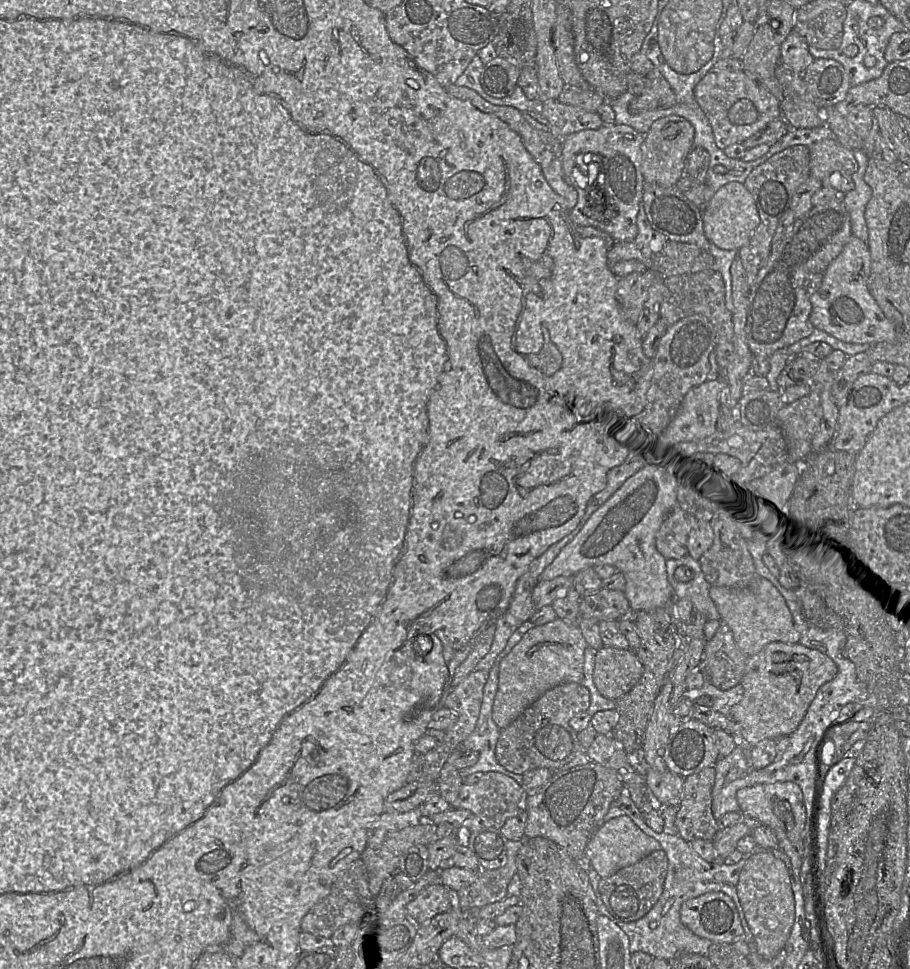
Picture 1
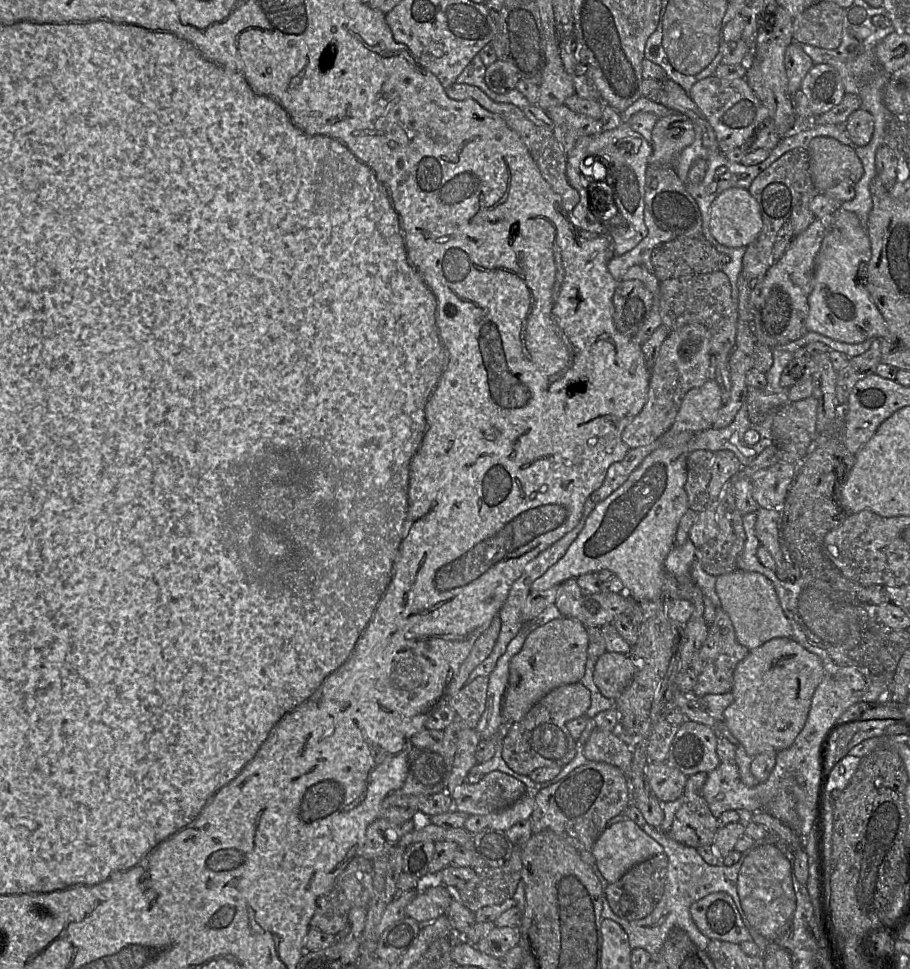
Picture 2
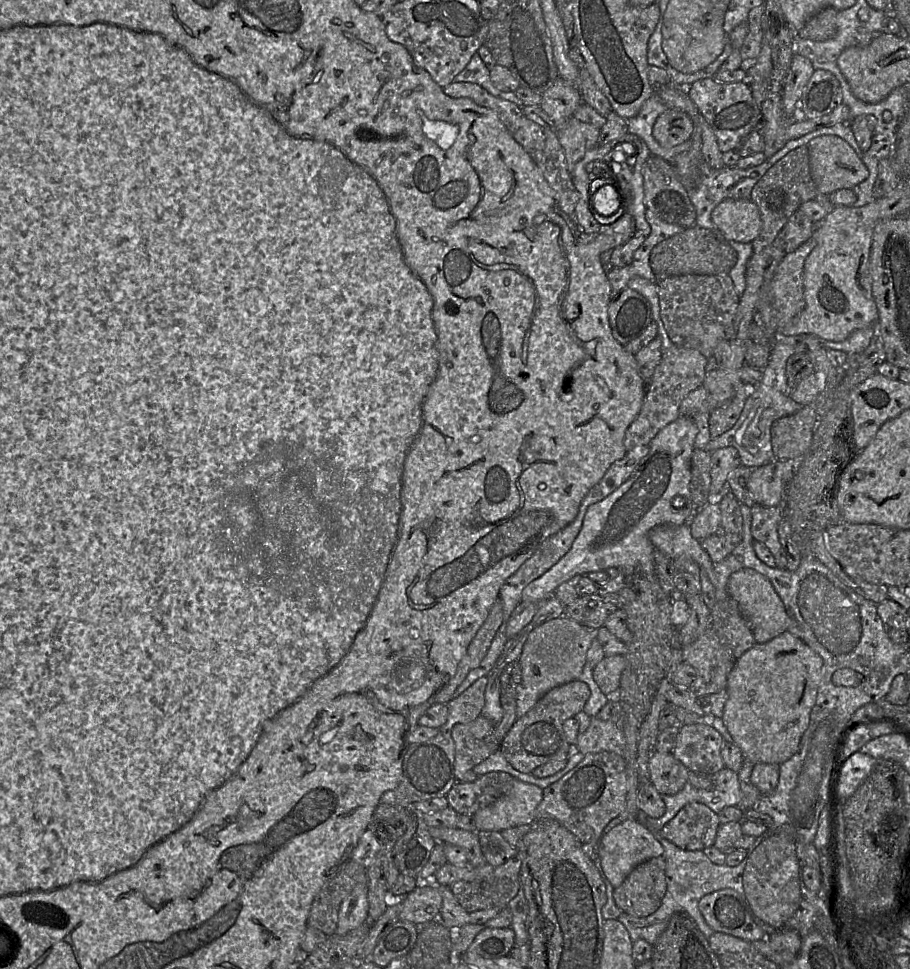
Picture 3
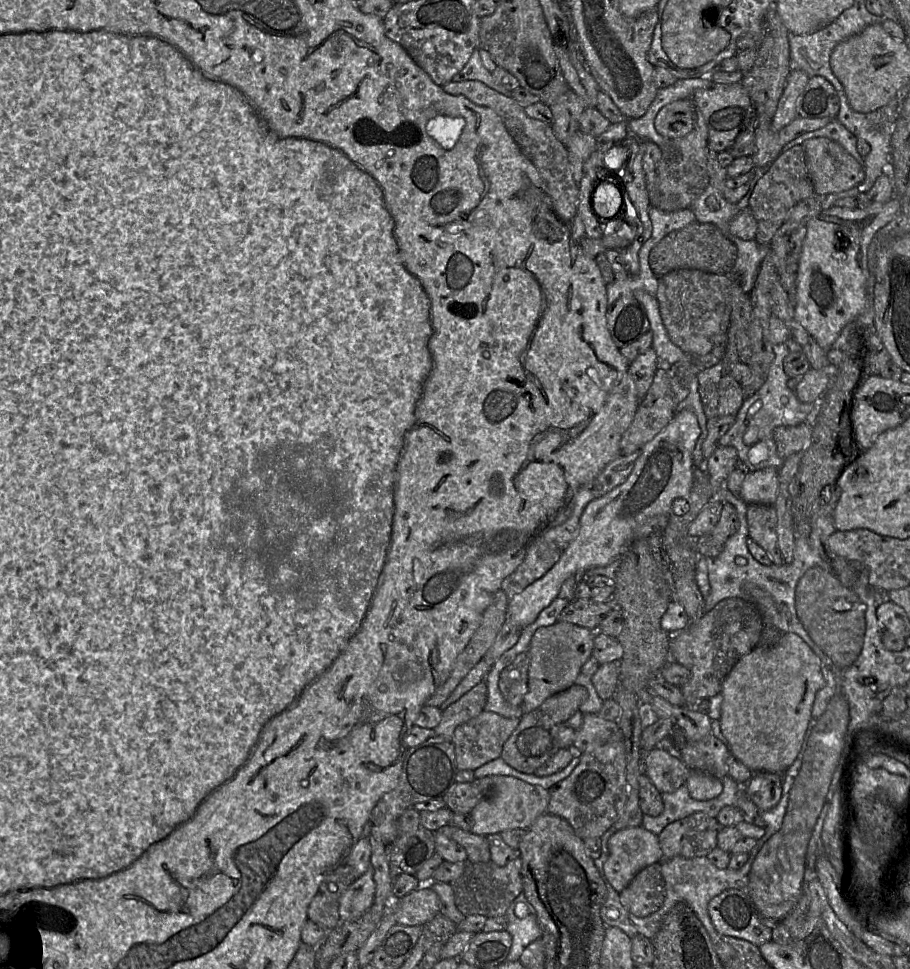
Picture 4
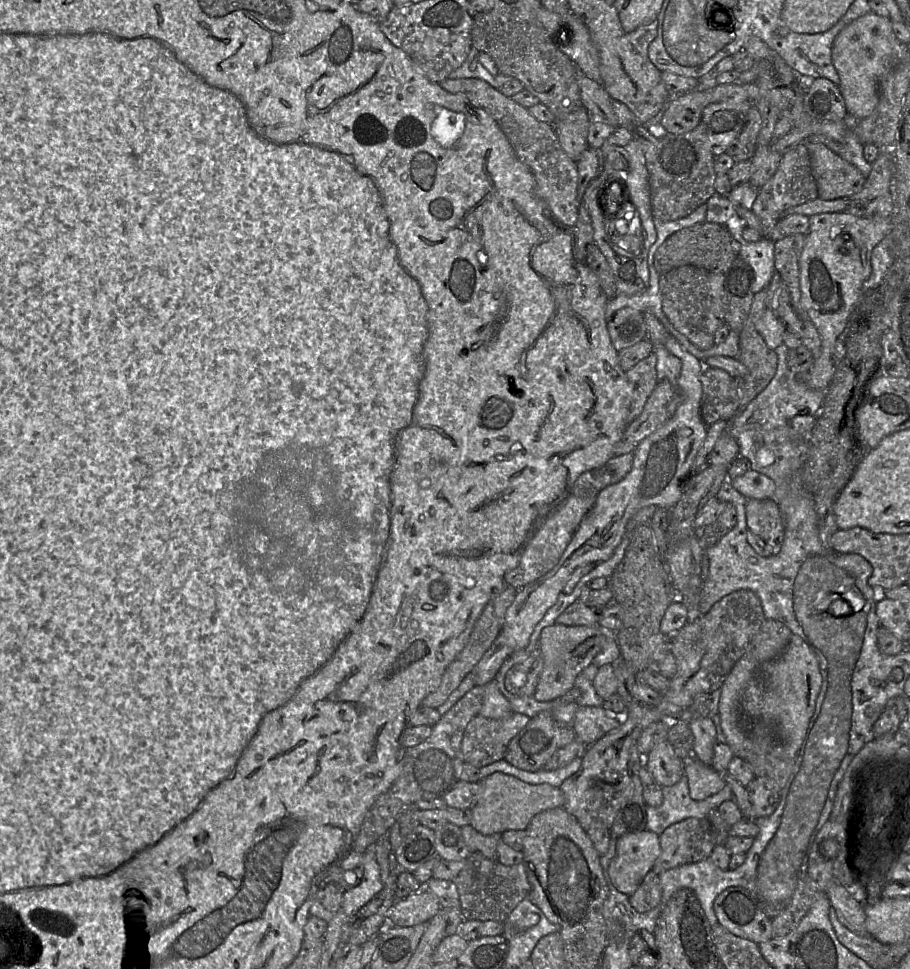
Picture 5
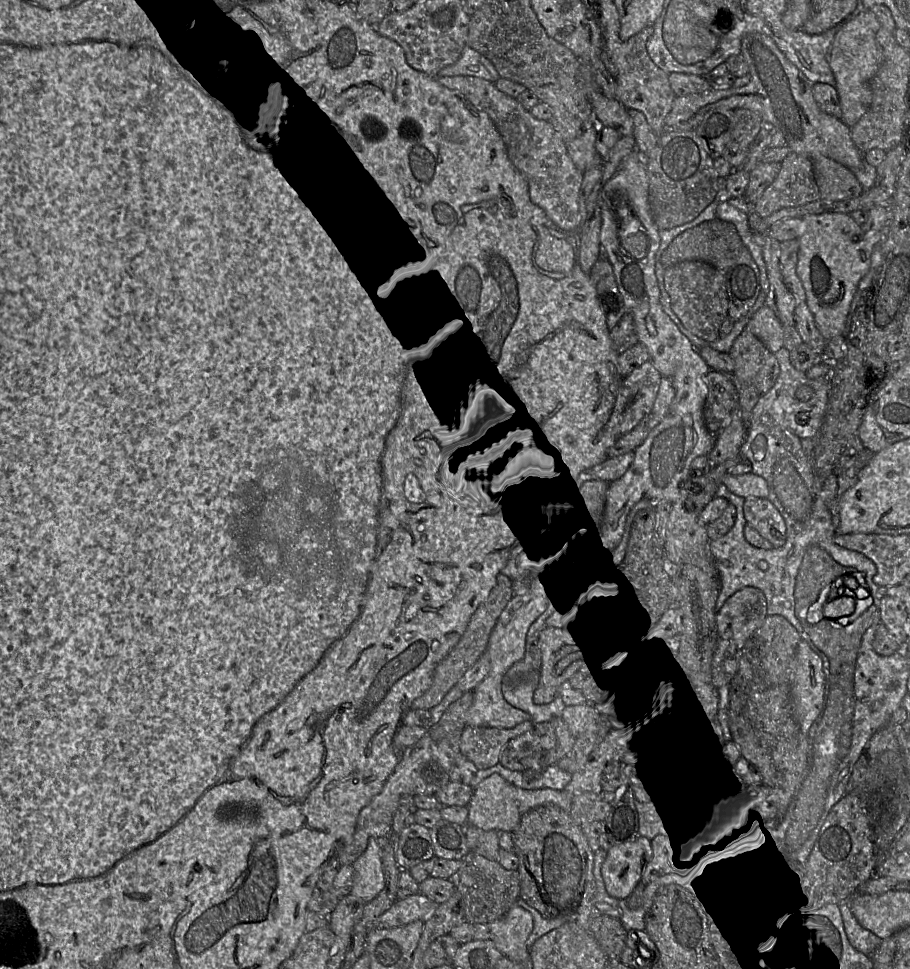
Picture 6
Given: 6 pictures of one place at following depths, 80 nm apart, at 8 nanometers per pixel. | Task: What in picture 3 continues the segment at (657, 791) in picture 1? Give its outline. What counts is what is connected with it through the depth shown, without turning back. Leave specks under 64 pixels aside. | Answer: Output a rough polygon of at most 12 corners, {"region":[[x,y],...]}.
{"region":[[655,751],[650,782],[661,795],[673,795],[690,770],[672,753]]}

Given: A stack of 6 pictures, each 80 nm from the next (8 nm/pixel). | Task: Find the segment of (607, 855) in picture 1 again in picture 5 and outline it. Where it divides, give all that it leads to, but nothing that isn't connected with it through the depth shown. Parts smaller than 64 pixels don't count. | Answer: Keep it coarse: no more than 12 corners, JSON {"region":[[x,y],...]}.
{"region":[[644,830],[616,839],[607,872],[632,895],[661,853]]}

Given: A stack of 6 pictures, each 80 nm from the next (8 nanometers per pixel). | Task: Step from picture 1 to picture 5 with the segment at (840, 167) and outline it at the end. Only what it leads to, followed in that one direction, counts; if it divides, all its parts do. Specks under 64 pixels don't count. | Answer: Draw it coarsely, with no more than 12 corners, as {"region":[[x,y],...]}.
{"region":[[808,143],[822,200],[859,192],[866,177],[822,143]]}

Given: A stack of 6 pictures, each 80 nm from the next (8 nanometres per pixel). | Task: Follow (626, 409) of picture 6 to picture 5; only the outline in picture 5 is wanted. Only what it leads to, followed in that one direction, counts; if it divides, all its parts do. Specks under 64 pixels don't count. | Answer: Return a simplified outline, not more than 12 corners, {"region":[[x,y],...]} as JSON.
{"region":[[652,351],[626,371],[633,388],[627,424],[635,420],[658,383]]}

